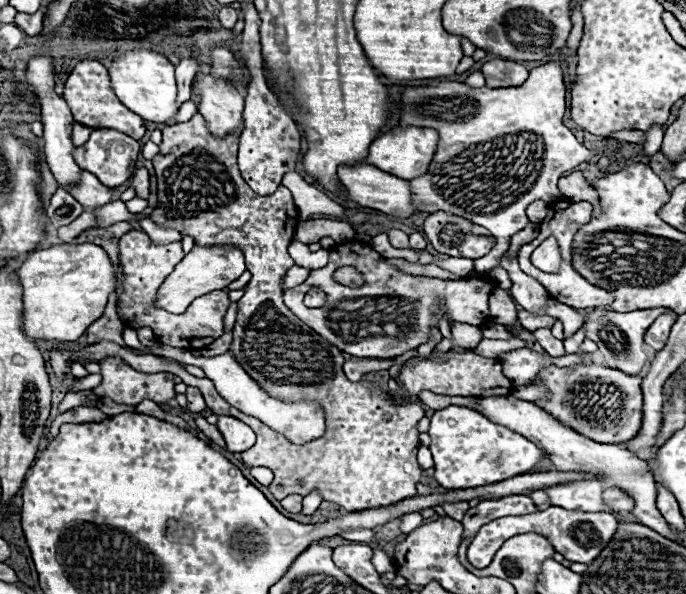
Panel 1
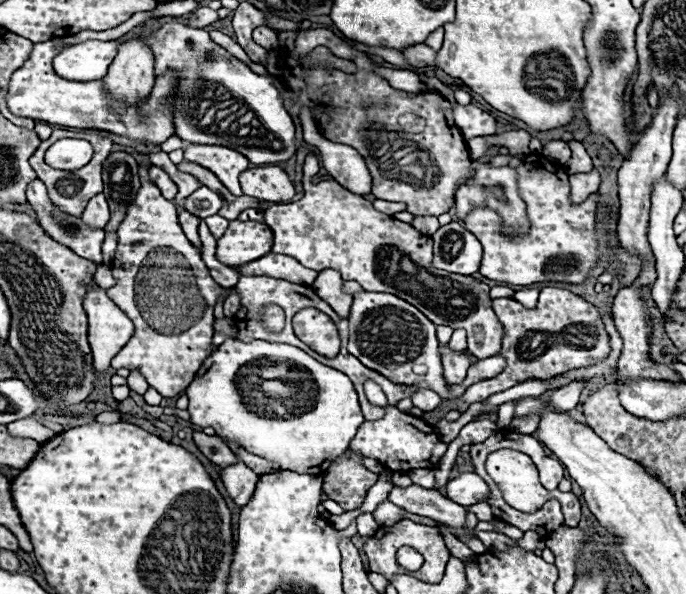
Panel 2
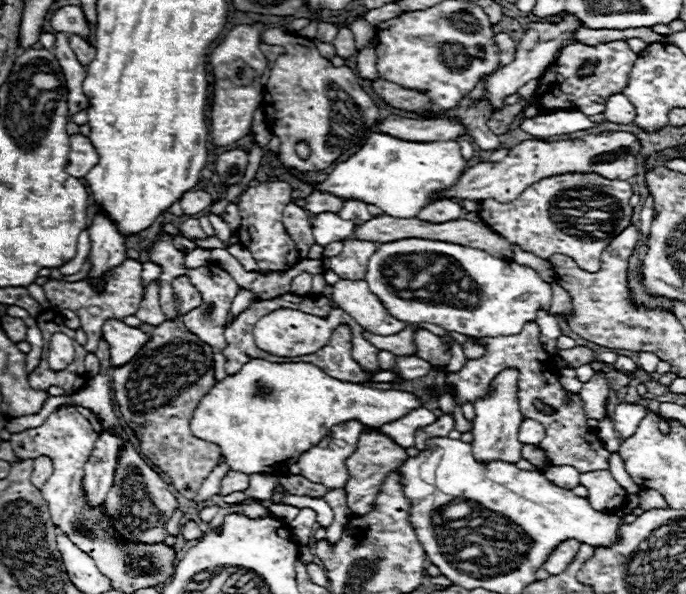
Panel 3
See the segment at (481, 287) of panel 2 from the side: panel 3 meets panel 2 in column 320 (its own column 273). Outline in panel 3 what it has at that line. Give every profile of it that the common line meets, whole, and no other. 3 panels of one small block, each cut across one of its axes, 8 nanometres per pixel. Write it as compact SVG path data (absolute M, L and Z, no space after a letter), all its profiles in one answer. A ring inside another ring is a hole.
M262 182L254 188L244 190L244 194L236 198L242 216L242 224L236 234L240 238L240 244L254 256L258 268L262 270L286 270L300 260L294 240L290 238L290 234L282 224L282 212L290 202L292 202L292 188L286 182Z

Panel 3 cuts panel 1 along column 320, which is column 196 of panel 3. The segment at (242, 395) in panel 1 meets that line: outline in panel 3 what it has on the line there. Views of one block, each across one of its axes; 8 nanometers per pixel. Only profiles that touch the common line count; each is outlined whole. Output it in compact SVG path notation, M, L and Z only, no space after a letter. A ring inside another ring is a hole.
M250 360L234 376L214 384L194 410L190 428L194 436L220 446L230 470L276 474L286 464L316 446L336 424L358 420L364 426L382 426L410 410L420 408L414 394L400 390L374 390L326 376L312 364L272 364Z

